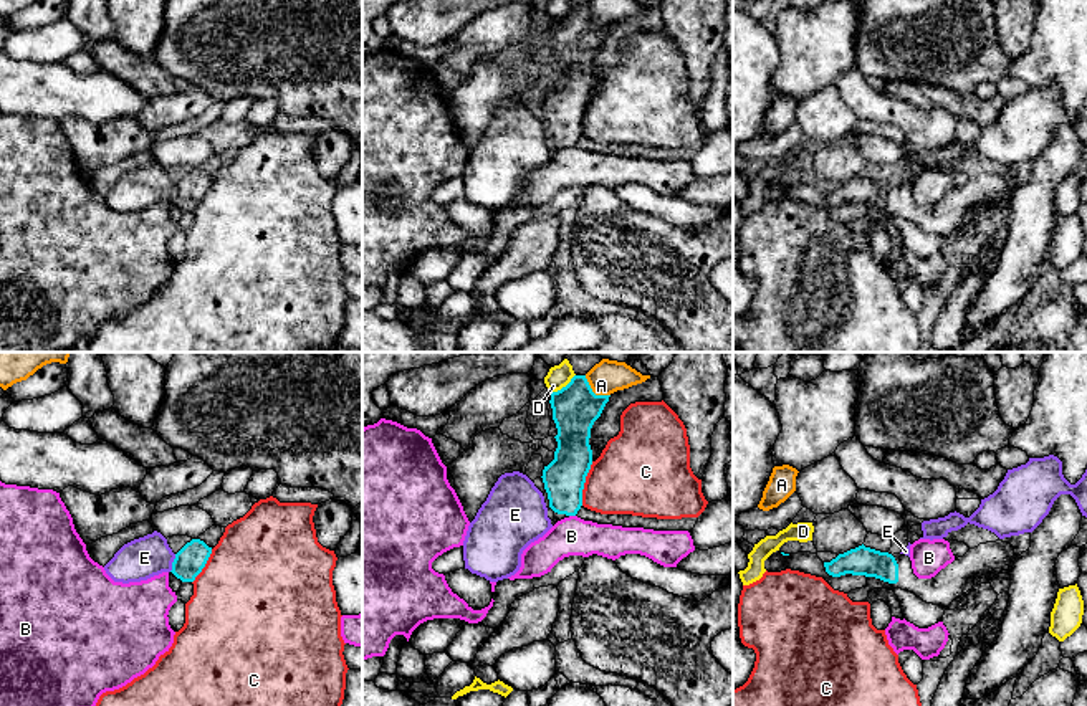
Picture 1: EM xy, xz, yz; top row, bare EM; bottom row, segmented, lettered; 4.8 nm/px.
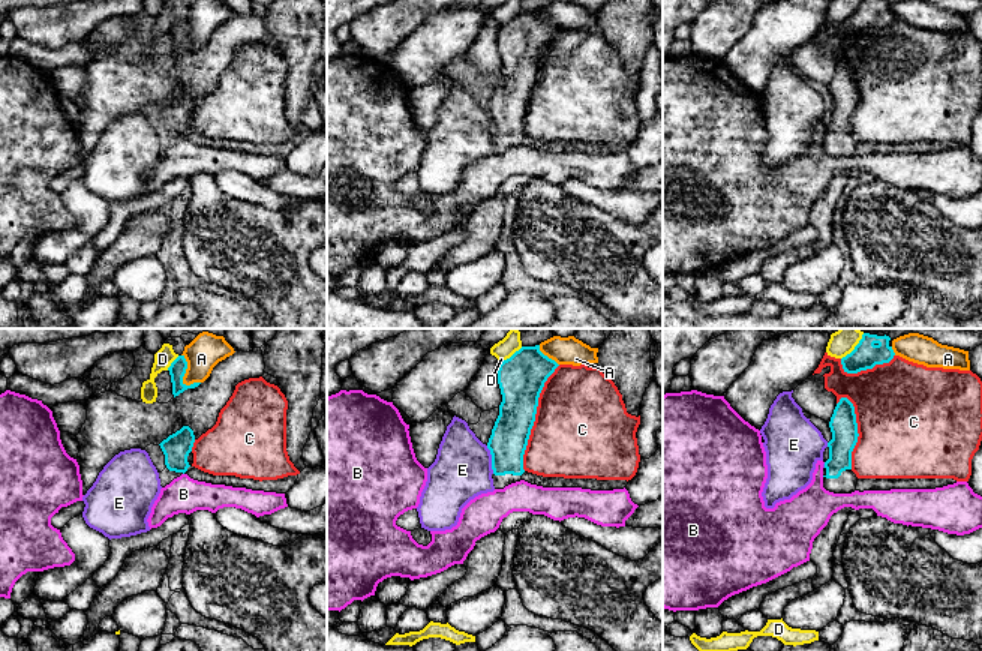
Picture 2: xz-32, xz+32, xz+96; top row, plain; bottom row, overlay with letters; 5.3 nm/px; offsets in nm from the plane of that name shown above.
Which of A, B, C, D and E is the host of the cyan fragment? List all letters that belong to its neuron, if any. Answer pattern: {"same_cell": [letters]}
{"same_cell": []}

